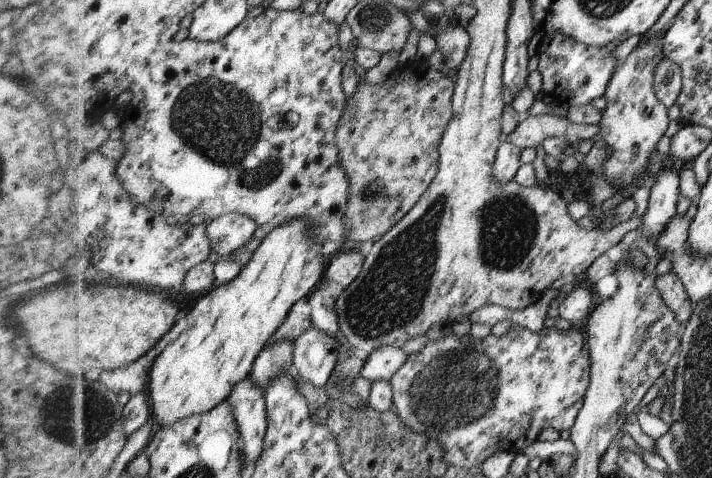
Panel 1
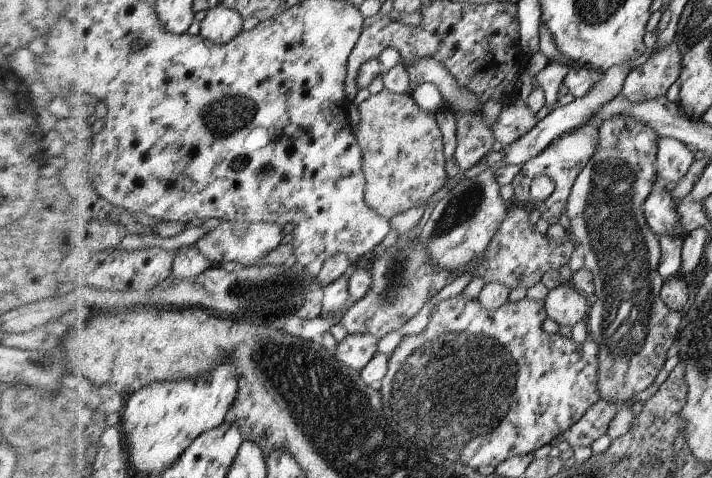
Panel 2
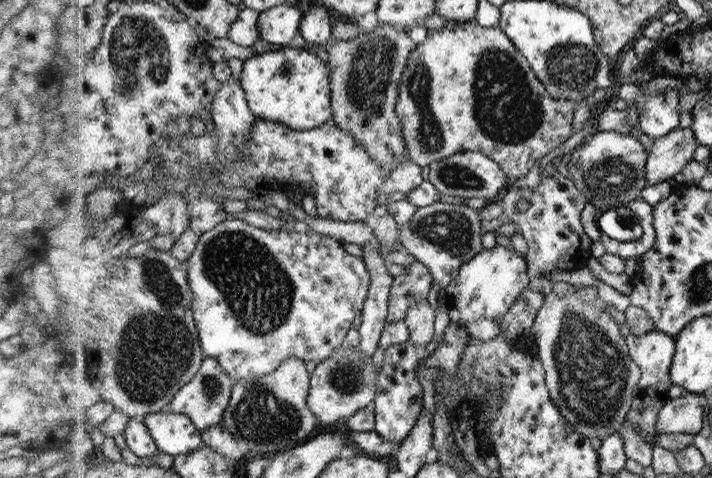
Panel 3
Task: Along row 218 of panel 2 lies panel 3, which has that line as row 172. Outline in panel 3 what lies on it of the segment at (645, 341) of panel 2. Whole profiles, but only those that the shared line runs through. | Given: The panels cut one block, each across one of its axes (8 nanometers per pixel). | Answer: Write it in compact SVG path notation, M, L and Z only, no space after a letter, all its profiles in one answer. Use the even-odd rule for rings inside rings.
M595 132L566 158L570 178L588 203L596 207L620 207L640 198L646 187L646 150L631 134Z

